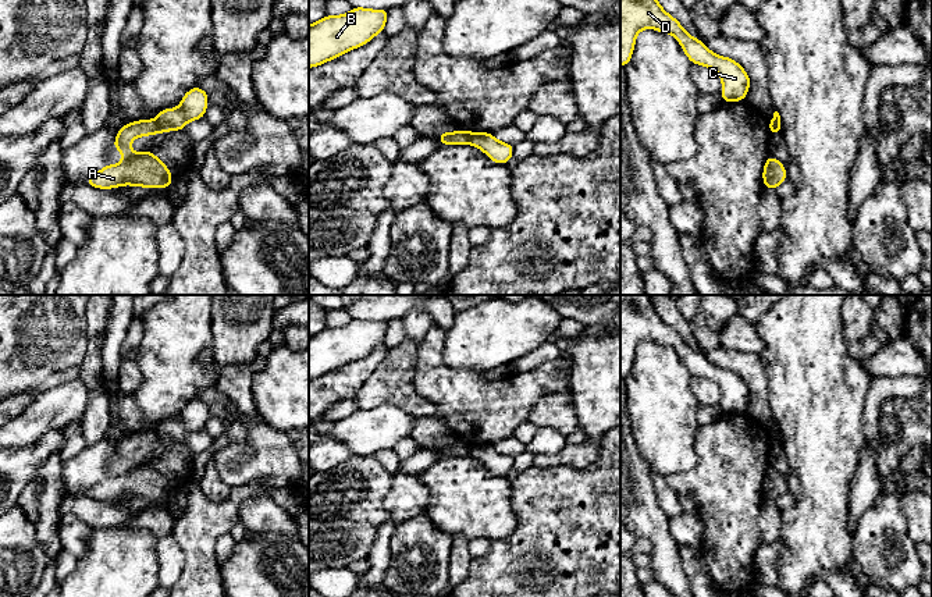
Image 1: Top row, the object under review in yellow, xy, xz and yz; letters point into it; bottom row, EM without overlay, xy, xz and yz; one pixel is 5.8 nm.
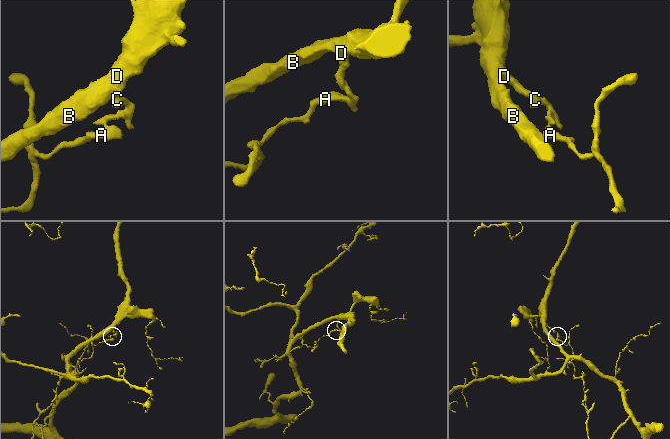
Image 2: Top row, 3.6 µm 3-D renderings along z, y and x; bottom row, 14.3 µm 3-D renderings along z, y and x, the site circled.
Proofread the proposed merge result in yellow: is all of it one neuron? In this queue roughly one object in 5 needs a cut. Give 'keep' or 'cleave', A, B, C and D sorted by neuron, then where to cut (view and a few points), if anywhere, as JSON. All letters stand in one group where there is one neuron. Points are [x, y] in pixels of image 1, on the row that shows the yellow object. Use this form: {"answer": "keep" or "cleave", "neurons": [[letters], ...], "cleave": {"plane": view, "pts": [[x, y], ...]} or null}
{"answer": "cleave", "neurons": [["A"], ["B", "C", "D"]], "cleave": {"plane": "xy", "pts": [[156, 120], [163, 131]]}}

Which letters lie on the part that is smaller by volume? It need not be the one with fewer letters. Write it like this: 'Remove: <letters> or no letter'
Remove: A

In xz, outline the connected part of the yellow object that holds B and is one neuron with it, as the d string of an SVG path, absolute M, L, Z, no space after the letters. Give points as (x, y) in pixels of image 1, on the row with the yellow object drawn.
M352 7L344 15L326 15L309 25L309 68L369 43L385 29L388 8Z

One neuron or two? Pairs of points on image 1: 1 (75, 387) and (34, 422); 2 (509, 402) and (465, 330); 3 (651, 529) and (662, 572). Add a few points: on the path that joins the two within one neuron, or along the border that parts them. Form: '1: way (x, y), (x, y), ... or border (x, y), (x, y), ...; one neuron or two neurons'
1: way (66, 397), (54, 408), (43, 414); one neuron
2: border (448, 366), (480, 373); two neurons
3: way (662, 540), (662, 561); one neuron

